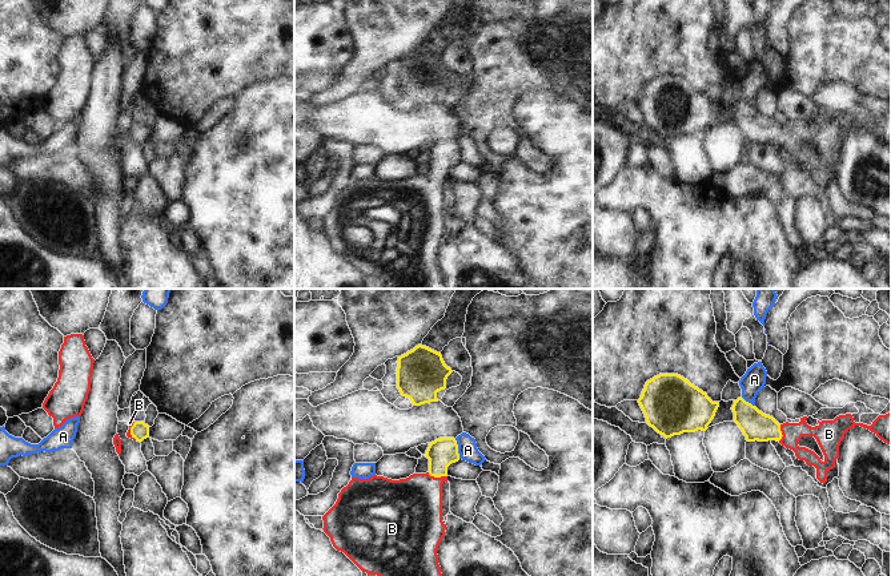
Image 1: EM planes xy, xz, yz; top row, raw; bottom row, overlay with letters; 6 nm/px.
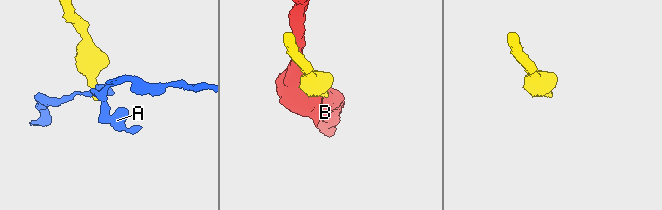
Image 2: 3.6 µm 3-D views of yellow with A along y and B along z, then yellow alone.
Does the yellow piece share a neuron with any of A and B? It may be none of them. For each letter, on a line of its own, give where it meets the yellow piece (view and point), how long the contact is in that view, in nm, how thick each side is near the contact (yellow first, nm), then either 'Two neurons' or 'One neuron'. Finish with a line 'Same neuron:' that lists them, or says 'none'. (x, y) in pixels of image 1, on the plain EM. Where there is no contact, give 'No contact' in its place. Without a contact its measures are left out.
A: Touches yellow at xz (457, 150). Shared border 120 nm. Thickness 170 nm (yellow) against 120 nm. Two neurons
B: Touches yellow at xz (437, 178). Shared border 120 nm. Thickness 170 nm (yellow) against 380 nm. One neuron
Same neuron: B.

